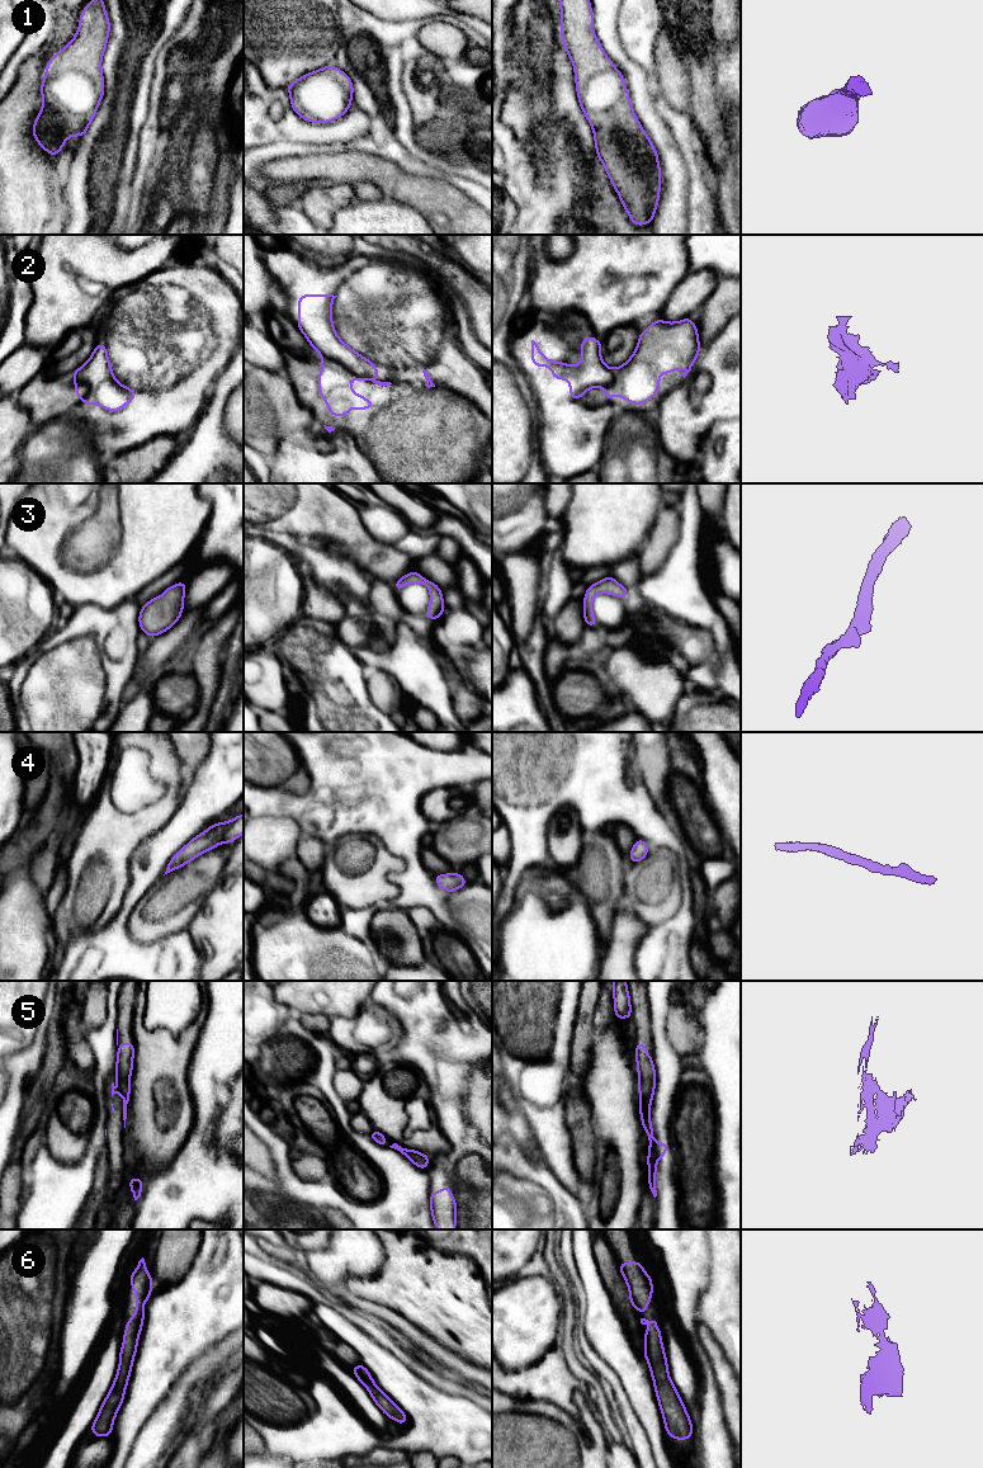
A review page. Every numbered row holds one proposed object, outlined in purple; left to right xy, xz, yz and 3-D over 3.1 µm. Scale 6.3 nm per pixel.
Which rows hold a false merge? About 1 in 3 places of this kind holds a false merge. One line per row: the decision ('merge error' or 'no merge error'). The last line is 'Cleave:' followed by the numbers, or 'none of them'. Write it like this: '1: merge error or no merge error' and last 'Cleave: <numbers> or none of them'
1: no merge error
2: merge error
3: no merge error
4: no merge error
5: merge error
6: no merge error
Cleave: 2, 5

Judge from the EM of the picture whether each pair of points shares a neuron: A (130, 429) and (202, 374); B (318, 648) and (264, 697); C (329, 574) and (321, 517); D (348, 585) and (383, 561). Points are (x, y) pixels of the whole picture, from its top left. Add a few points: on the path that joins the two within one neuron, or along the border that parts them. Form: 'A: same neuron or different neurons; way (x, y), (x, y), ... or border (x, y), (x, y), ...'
A: same neuron; way (147, 414), (165, 411), (184, 392)
B: different neurons; border (273, 648), (286, 666)
C: different neurons; border (296, 538), (315, 538), (334, 551), (351, 558)
D: different neurons; border (344, 555), (368, 569), (376, 576)

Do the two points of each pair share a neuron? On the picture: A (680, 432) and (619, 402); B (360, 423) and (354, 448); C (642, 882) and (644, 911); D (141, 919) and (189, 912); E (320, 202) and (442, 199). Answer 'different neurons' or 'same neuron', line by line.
A: different neurons
B: different neurons
C: same neuron
D: same neuron
E: different neurons

